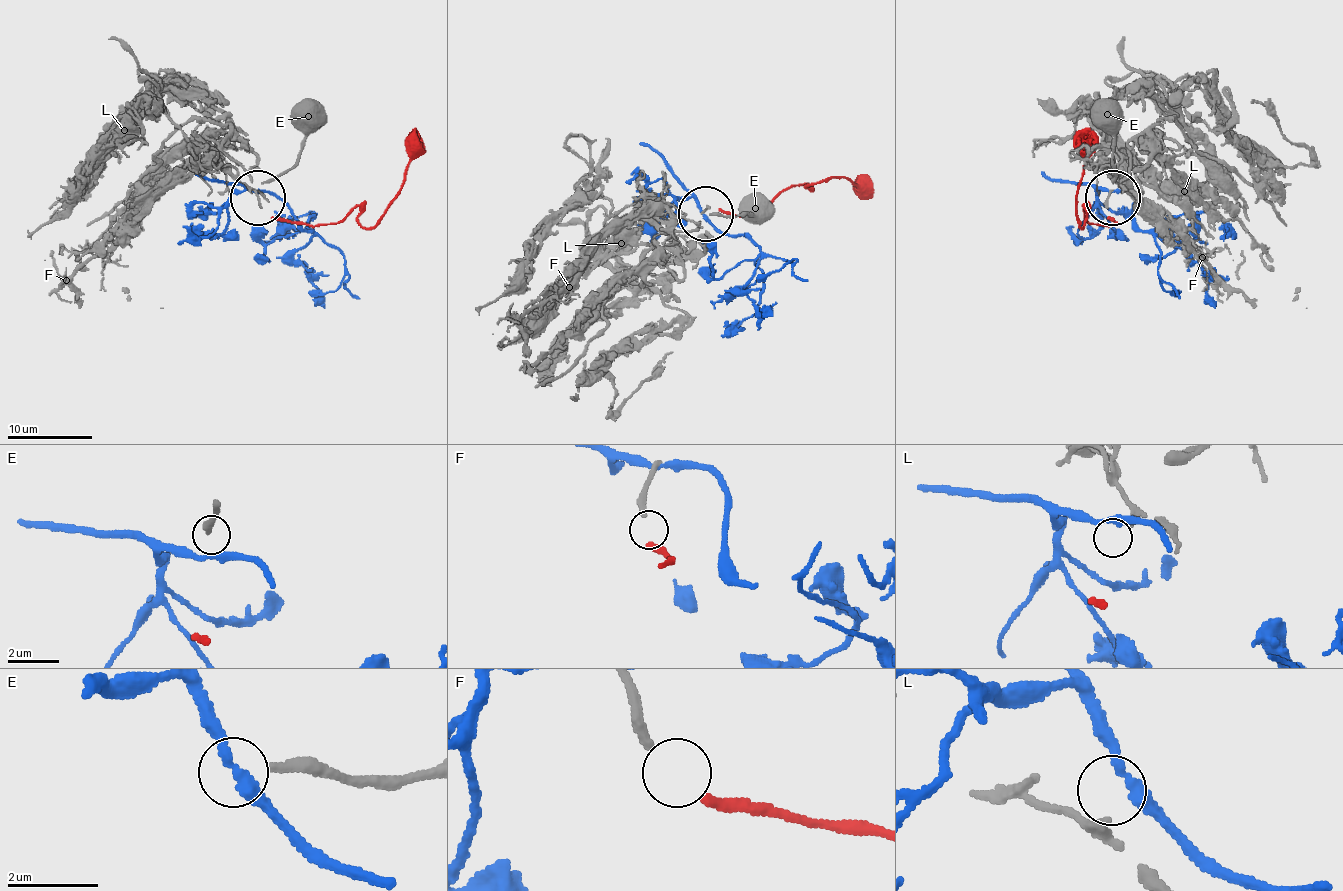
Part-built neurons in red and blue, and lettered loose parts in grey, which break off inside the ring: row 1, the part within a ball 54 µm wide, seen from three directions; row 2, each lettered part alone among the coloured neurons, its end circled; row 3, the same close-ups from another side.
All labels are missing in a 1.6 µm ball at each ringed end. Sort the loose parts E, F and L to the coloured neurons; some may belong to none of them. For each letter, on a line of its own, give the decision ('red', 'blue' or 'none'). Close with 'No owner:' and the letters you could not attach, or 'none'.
E: none
F: none
L: none
No owner: E, F, L

